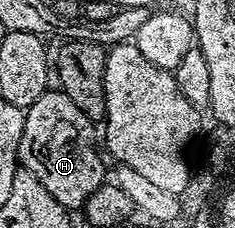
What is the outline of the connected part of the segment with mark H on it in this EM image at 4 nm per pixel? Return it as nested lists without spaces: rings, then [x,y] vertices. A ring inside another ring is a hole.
[[[60,90],[45,91],[35,98],[30,108],[24,109],[24,113],[23,134],[17,151],[20,167],[35,174],[59,206],[66,210],[84,209],[87,198],[91,198],[91,194],[95,194],[107,180],[105,164],[97,149],[94,121],[89,120],[87,114],[83,114],[83,110]]]

